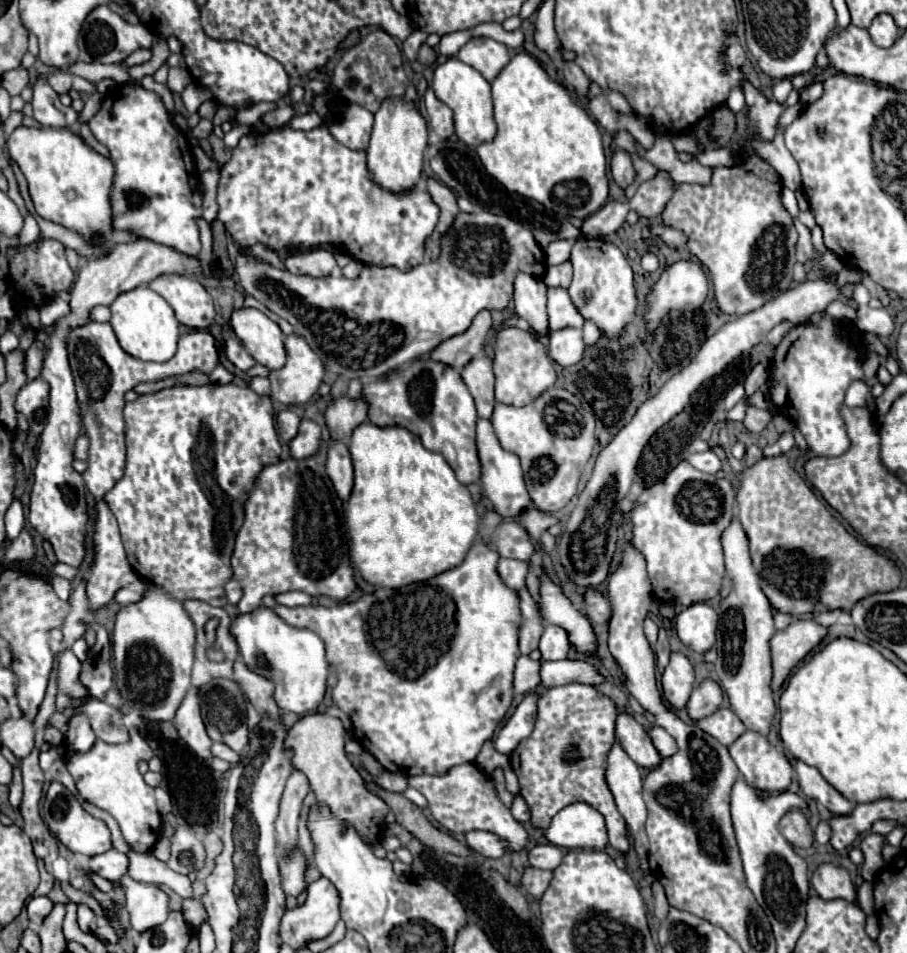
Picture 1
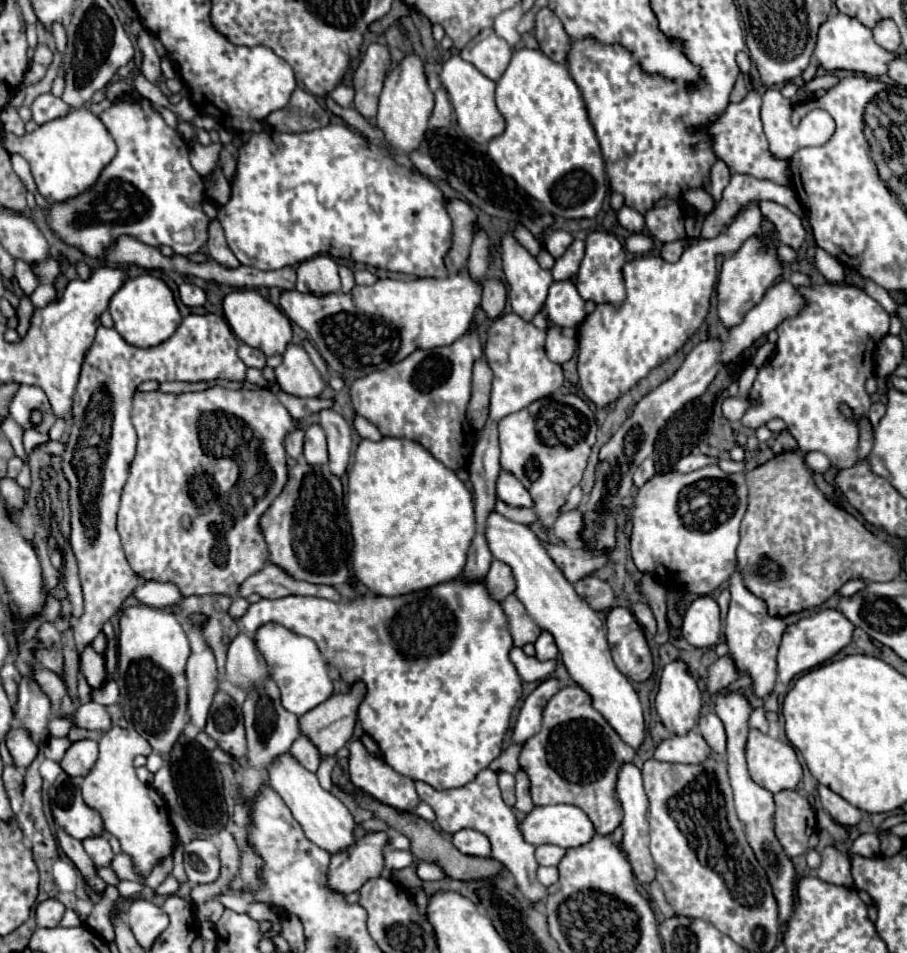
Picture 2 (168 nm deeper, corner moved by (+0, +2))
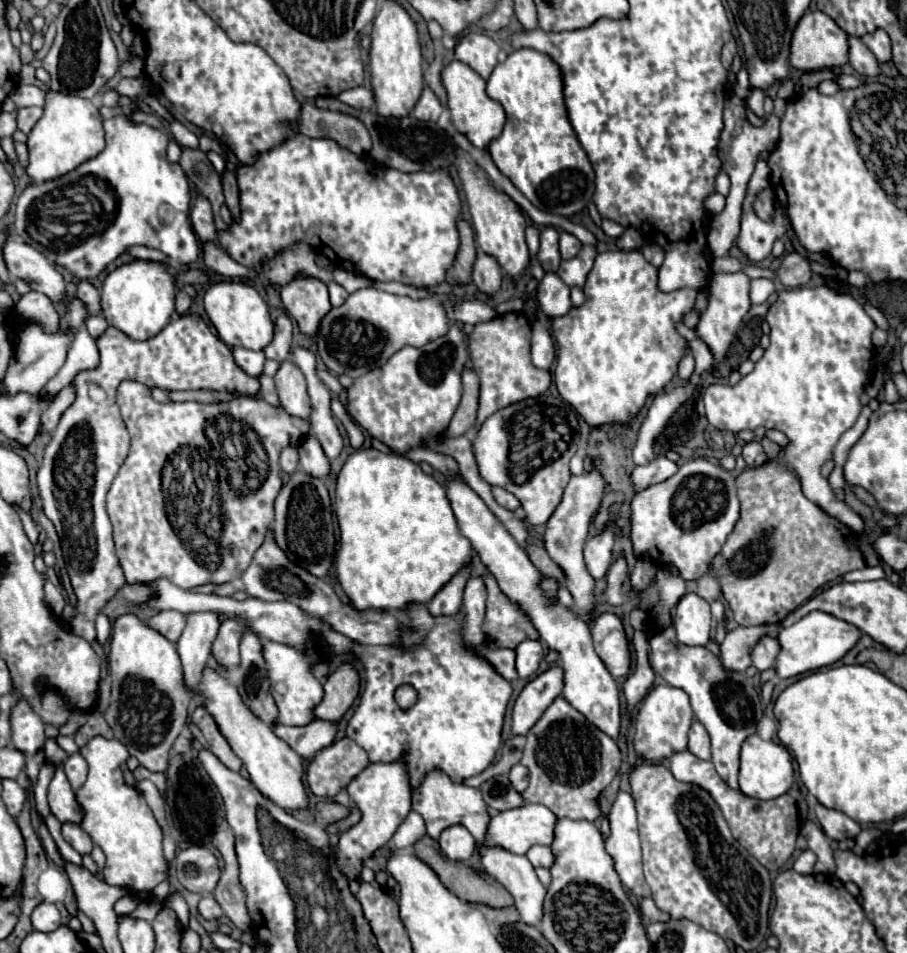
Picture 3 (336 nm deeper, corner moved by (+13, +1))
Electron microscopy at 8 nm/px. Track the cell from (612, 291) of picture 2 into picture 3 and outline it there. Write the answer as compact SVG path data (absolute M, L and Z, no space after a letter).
M584 245L574 259L564 259L564 263L560 263L560 269L558 269L560 279L570 287L584 287L584 281L592 269L594 257L596 257L596 249L592 245Z

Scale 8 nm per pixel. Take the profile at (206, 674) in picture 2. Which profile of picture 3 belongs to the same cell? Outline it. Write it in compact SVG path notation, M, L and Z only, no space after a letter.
M214 611L186 615L186 627L178 641L178 655L184 667L184 681L190 689L194 689L196 681L200 681L200 673L210 657L218 627L220 615Z

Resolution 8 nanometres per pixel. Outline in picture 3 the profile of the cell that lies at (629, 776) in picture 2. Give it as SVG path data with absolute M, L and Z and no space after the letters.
M620 791L616 801L612 803L612 809L608 813L610 821L610 835L606 839L606 853L614 859L614 869L622 881L636 897L648 897L650 887L644 879L642 873L642 849L640 849L640 839L638 839L638 825L636 825L636 809L634 809L634 799L630 793Z

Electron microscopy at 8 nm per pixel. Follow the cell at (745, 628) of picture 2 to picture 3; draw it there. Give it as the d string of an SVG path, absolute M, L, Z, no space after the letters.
M764 637L754 649L752 649L752 665L758 671L770 669L776 663L776 657L780 653L780 643L772 637Z

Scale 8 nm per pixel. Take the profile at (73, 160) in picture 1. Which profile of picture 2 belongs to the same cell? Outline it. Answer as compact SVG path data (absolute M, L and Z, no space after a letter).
M75 108L71 114L51 120L23 136L3 134L3 146L9 154L21 154L29 162L39 194L51 204L65 202L91 190L103 168L113 160L117 152L117 146L113 144L113 138L101 120L87 108Z

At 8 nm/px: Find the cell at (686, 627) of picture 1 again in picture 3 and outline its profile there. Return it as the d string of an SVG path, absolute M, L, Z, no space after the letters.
M686 593L672 619L678 641L684 645L706 645L710 641L710 605L696 593Z

